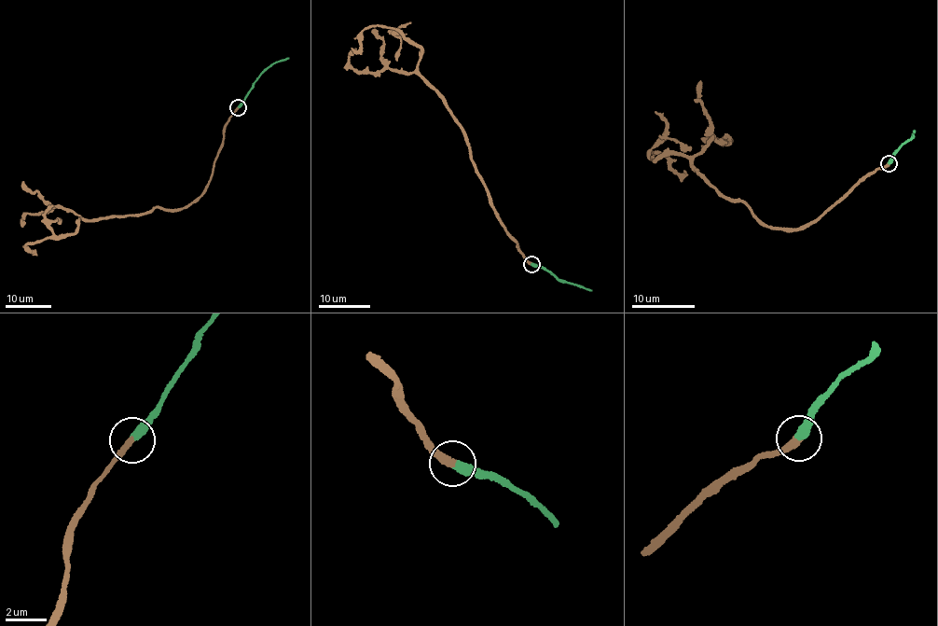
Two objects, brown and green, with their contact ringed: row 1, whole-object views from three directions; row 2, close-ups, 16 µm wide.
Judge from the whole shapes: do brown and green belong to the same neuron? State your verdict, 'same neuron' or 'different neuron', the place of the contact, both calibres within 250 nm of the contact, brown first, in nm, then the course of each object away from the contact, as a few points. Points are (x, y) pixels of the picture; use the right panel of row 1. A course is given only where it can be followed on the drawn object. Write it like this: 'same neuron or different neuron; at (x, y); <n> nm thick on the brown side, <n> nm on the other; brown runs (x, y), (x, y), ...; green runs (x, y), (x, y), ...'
same neuron; at (889, 163); 360 nm thick on the brown side, 420 nm on the other; brown runs (889, 162), (794, 229), (755, 219), (686, 155), (654, 160), (648, 152), (683, 170); green runs (889, 162), (893, 152), (915, 131)

